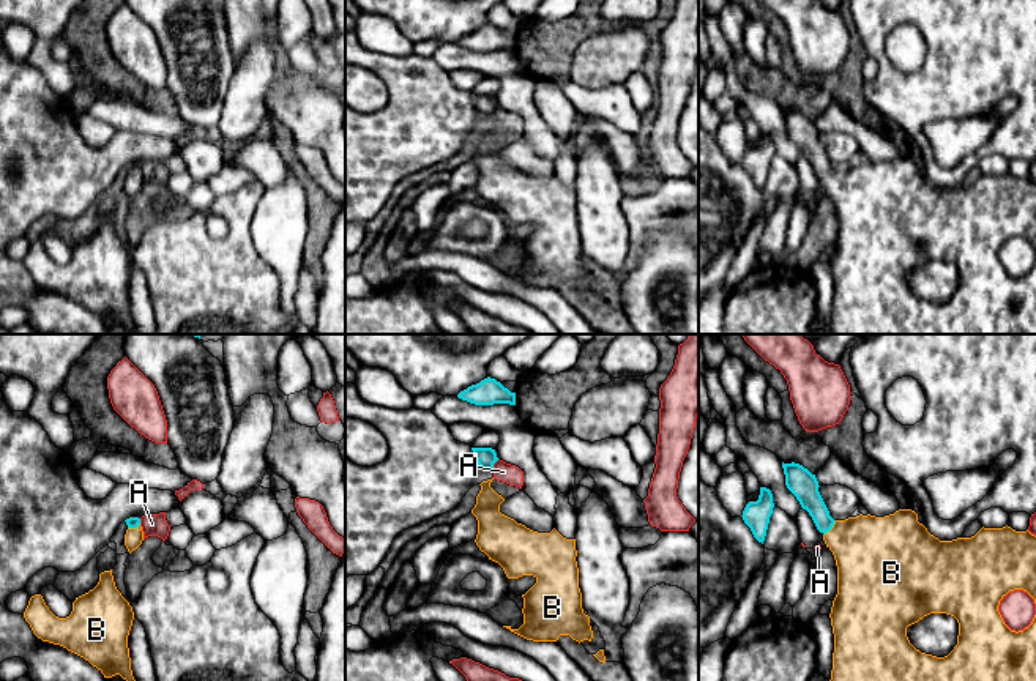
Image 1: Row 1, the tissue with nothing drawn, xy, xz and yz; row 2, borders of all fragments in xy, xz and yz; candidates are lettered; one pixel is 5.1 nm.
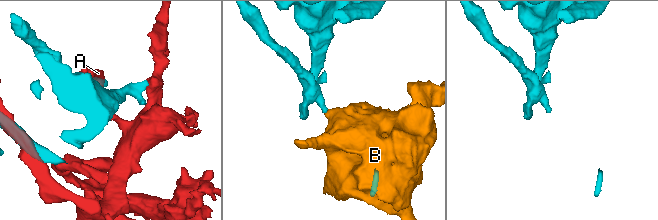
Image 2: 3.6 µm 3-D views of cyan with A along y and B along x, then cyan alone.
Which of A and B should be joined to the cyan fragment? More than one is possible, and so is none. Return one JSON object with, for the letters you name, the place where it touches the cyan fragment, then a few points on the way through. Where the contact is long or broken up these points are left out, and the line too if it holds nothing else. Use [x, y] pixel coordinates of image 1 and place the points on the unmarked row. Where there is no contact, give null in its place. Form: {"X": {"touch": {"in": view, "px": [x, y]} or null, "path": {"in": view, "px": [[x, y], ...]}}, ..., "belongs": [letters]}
{"B": {"touch": {"in": "yz", "px": [830, 175]}, "path": {"in": "yz", "px": [[804, 134], [830, 175], [861, 191], [871, 200]]}}, "belongs": ["B"]}

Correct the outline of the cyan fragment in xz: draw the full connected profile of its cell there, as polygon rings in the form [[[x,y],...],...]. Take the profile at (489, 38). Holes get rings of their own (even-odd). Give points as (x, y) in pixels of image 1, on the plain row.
[[[484,25],[457,41],[459,46],[475,52],[509,50],[516,52],[516,39],[511,39],[495,25]]]

